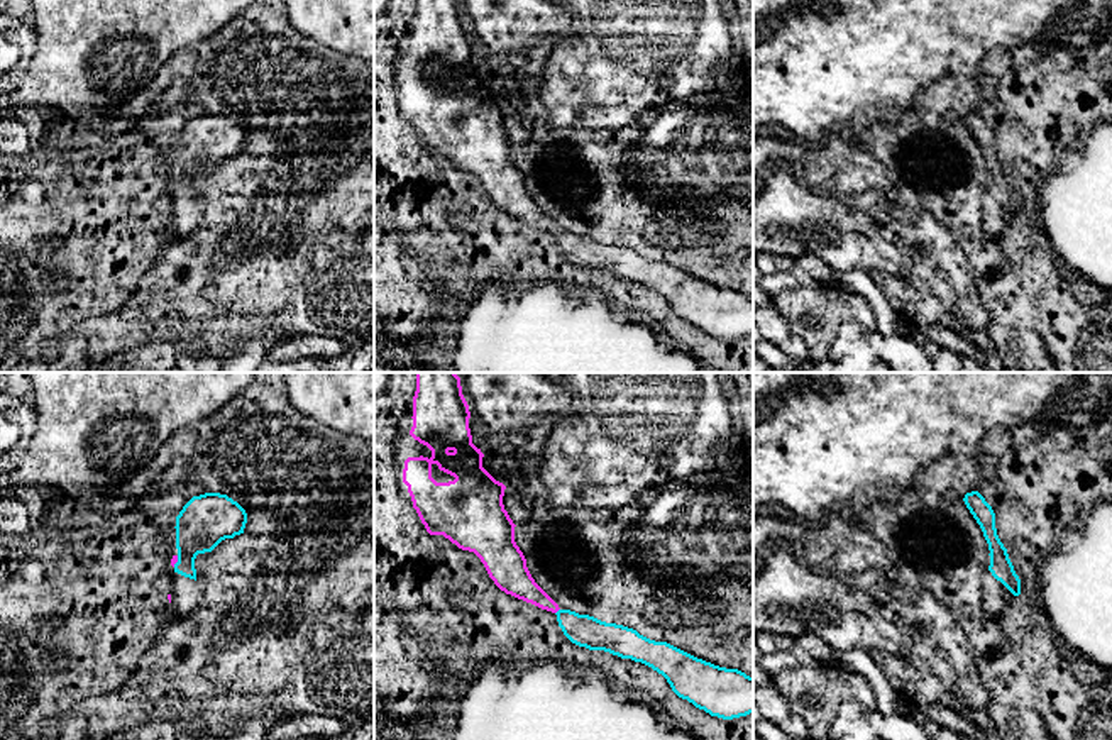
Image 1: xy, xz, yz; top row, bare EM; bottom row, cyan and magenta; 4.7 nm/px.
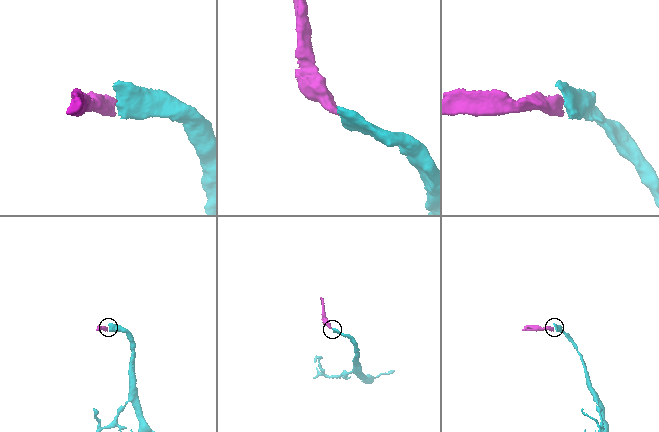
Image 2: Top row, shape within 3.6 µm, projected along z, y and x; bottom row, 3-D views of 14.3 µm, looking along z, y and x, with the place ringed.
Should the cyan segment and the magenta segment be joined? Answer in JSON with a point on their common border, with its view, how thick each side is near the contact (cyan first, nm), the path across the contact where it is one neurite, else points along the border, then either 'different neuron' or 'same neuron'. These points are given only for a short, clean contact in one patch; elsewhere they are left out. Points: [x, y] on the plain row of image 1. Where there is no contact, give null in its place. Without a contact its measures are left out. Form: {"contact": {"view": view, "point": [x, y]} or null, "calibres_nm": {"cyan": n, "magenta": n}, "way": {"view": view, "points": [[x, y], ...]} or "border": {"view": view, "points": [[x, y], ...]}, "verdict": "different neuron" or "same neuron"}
{"contact": {"view": "xz", "point": [557, 232]}, "calibres_nm": {"cyan": 150, "magenta": 140}, "way": {"view": "xz", "points": [[584, 251], [557, 232], [517, 200]]}, "verdict": "same neuron"}

